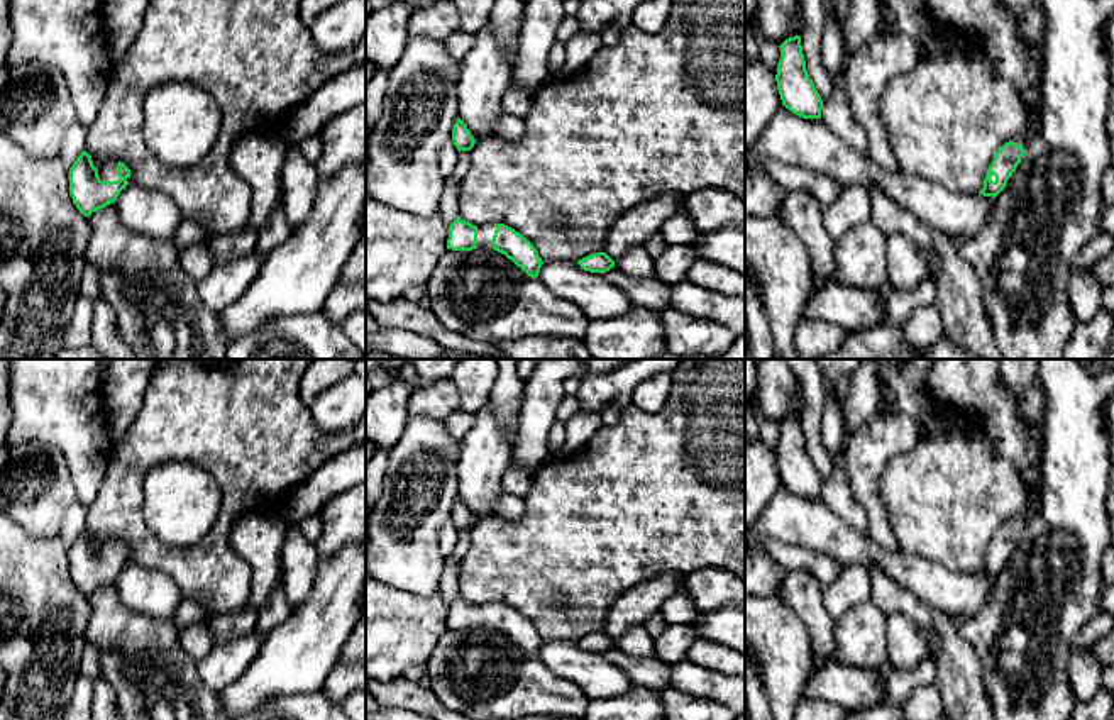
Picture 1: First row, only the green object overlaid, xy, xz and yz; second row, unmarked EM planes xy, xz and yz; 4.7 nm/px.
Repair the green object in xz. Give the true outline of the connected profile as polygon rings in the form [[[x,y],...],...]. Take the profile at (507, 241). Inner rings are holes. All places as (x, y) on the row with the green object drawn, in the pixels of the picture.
[[[457,217],[449,225],[447,249],[494,249],[511,259],[528,276],[537,278],[543,264],[537,249],[520,232],[505,224],[472,225]]]

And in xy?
[[[83,151],[69,168],[69,195],[85,217],[115,203],[120,191],[129,185],[130,169],[124,163],[93,166],[91,156]]]

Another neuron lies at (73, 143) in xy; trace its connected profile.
[[[78,120],[64,132],[59,158],[63,164],[69,169],[76,158],[86,149],[88,127],[81,125]]]

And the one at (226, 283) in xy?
[[[252,251],[239,259],[220,263],[196,280],[198,300],[215,313],[237,302],[257,276],[264,256]]]

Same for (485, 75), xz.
[[[491,22],[474,34],[474,44],[460,59],[457,80],[459,119],[474,141],[494,136],[501,98],[513,86],[513,68]]]

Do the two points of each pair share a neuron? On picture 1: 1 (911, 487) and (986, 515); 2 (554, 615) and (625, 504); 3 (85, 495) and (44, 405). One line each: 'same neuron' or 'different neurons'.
1: same neuron
2: same neuron
3: same neuron

